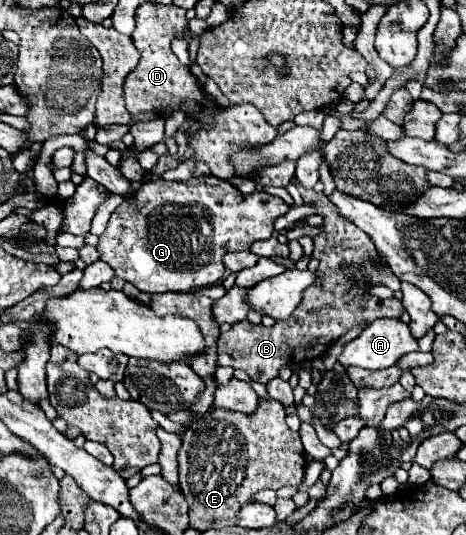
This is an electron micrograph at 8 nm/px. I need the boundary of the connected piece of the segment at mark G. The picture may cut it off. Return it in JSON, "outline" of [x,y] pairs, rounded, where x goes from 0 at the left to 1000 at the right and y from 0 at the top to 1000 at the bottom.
{"outline":[[[429,329],[429,333],[412,333],[403,340],[361,340],[361,336],[326,336],[326,340],[309,340],[309,348],[283,366],[283,370],[270,370],[236,404],[232,411],[232,422],[227,422],[227,434],[215,441],[215,452],[206,460],[206,467],[215,471],[215,486],[223,486],[227,493],[236,493],[249,508],[253,520],[270,523],[270,527],[283,527],[292,538],[300,538],[305,546],[412,546],[412,542],[425,542],[425,538],[438,538],[438,535],[455,535],[464,531],[476,516],[481,516],[481,493],[476,493],[476,479],[485,471],[498,471],[498,467],[532,467],[541,452],[549,449],[571,449],[584,441],[584,426],[588,426],[588,411],[609,404],[618,396],[618,381],[567,355],[549,355],[541,363],[519,363],[511,351],[502,351],[494,340],[485,336],[472,336],[464,329]]]}

